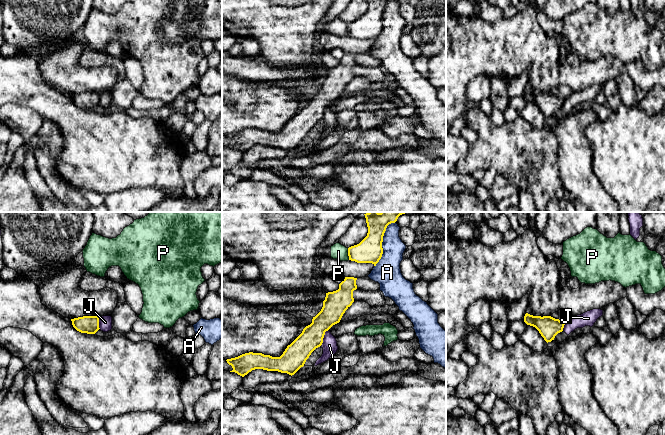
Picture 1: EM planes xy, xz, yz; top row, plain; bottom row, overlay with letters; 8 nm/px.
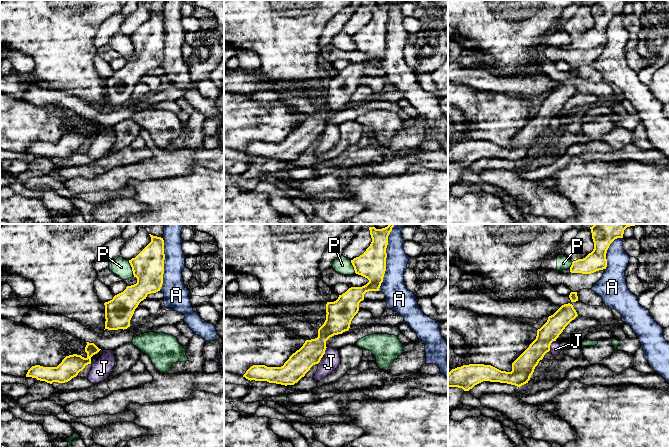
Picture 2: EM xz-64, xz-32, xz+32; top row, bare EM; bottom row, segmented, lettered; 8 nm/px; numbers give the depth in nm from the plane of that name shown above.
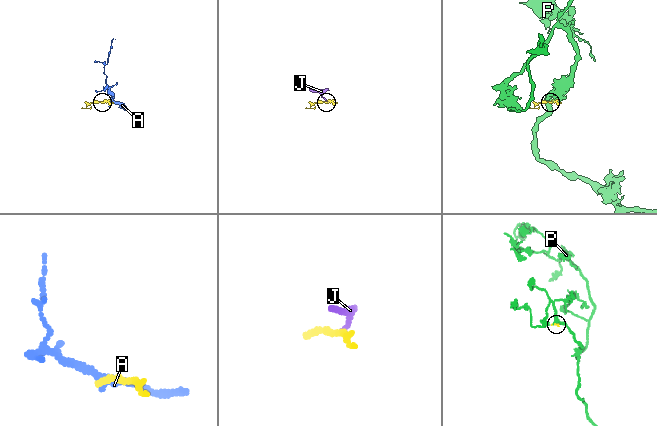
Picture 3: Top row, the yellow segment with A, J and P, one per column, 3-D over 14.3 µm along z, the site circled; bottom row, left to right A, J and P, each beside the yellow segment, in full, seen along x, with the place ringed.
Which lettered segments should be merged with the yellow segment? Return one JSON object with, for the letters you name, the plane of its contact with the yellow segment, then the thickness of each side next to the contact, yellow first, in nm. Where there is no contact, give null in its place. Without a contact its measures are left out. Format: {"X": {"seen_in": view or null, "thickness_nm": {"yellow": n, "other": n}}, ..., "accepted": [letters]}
{"accepted": []}

